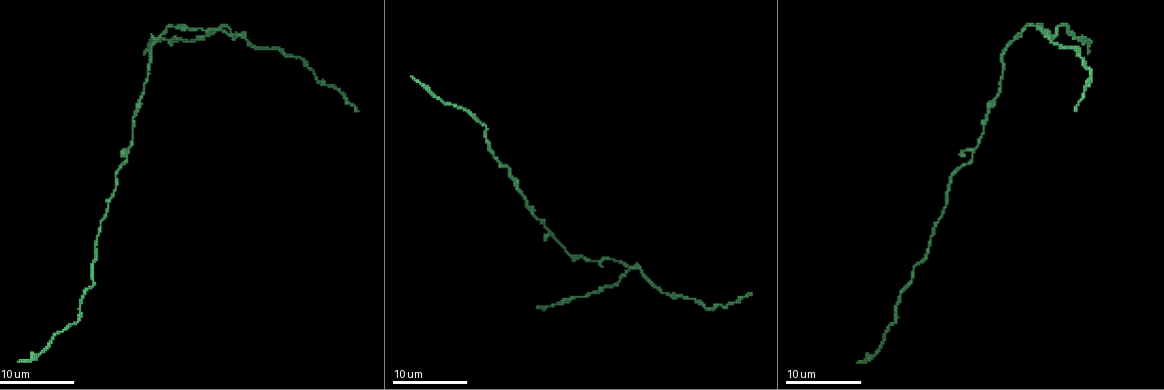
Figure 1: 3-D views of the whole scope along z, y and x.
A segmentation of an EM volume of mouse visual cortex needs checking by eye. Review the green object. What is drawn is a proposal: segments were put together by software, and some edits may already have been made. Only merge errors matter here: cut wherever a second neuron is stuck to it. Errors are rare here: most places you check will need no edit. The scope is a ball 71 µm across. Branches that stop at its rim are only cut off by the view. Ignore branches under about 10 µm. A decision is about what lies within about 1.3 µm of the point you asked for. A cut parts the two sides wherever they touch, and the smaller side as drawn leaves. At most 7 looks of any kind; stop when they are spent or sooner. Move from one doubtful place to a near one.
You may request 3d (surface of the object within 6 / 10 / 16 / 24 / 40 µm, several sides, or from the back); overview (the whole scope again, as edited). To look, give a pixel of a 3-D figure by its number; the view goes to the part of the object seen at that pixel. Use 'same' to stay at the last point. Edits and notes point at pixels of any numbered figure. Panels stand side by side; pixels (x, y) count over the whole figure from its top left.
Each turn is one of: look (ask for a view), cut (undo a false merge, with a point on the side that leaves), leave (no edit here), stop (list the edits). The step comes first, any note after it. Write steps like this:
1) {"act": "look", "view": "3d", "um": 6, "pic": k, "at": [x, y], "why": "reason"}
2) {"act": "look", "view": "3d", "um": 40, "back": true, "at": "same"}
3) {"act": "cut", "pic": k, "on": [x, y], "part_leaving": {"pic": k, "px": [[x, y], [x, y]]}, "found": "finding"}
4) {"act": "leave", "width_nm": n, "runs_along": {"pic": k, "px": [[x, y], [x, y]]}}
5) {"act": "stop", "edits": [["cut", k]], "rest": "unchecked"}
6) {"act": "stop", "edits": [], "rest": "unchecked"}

{"act": "look", "view": "3d", "um": 10, "pic": 1, "at": [631, 266], "why": "three arms meet"}

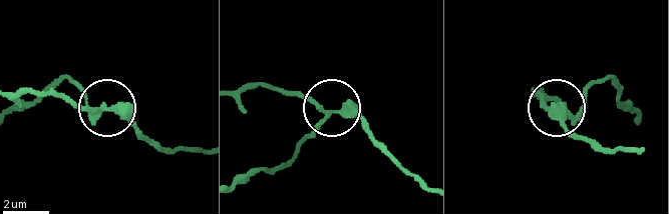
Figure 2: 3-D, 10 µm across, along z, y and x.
{"act": "cut", "pic": 2, "on": [83, 96], "width_nm": 270, "part_leaving": {"pic": 2, "px": [[327, 112], [292, 156], [241, 179]]}, "found": "a second neuron is stuck on"}

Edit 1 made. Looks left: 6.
{"act": "look", "view": "overview", "why": "redraw"}

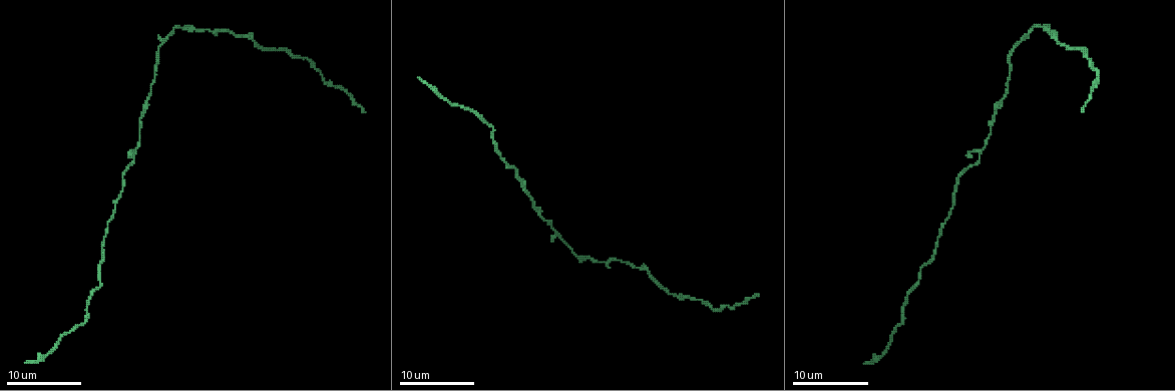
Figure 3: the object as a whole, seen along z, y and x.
{"act": "look", "view": "3d", "um": 6, "pic": 3, "at": [978, 156], "why": "three-way junction"}

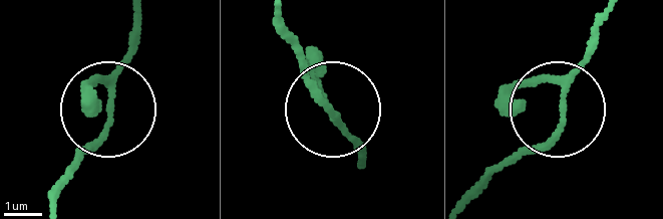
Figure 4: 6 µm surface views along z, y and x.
{"act": "look", "view": "3d", "um": 6, "back": true, "pic": 4, "at": [333, 113]}

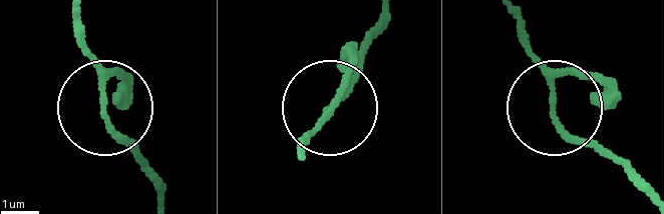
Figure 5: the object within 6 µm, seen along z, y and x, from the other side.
{"act": "leave", "arms": 3, "found": "all the same neuron"}

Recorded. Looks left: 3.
{"act": "look", "view": "3d", "um": 10, "pic": 3, "at": [561, 237], "why": "three-way junction"}

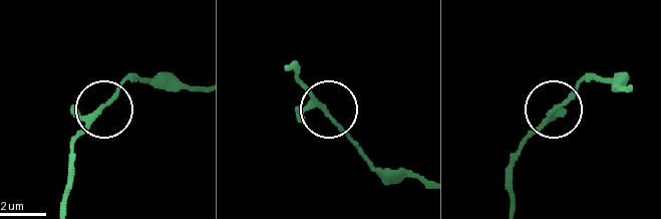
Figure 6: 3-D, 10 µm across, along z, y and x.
{"act": "leave", "runs_along": {"pic": 6, "px": [[510, 201], [514, 155], [588, 76]]}, "found": "all the same neuron"}

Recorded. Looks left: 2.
{"act": "stop", "edits": [["cut", 2]], "rest": "unchecked"}

